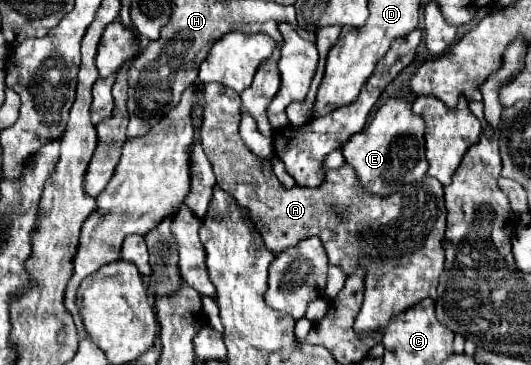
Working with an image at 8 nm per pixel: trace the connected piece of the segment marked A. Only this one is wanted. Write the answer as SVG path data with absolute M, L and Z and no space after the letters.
M207 84L205 98L201 142L217 176L217 186L231 192L239 206L249 210L265 246L277 256L305 236L317 236L325 246L331 266L339 266L347 276L353 268L363 266L365 296L355 318L359 336L383 336L393 316L407 312L425 298L435 300L435 284L445 268L441 240L447 218L443 186L435 178L423 178L389 198L379 198L363 190L349 166L341 166L325 174L323 186L295 186L287 190L275 178L271 166L259 162L239 136L239 94L223 84Z

